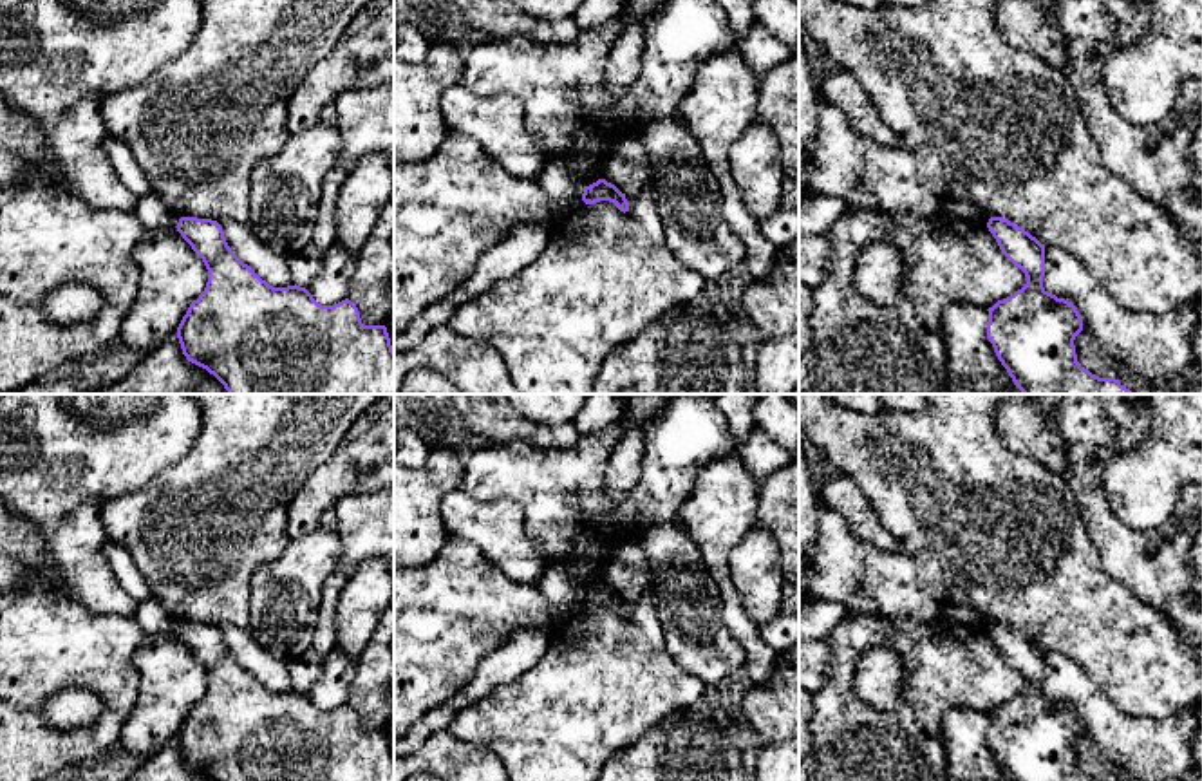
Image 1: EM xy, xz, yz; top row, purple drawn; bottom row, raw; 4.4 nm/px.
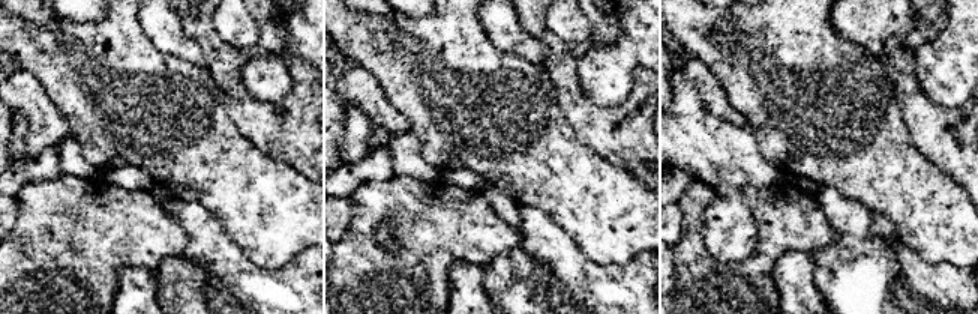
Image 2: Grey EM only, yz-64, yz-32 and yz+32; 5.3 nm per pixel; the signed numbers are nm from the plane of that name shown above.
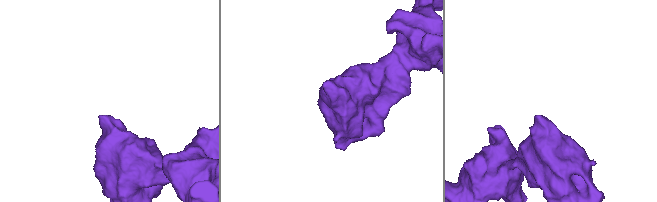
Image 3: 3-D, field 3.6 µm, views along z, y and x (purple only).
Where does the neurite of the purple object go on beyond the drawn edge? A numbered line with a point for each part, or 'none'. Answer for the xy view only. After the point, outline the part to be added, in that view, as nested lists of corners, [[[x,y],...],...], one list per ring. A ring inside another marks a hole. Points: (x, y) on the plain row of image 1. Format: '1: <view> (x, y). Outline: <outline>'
none

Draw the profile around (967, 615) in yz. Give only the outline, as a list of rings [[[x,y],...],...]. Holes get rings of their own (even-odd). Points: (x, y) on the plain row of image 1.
[[[942,604],[940,618],[954,624],[987,629],[991,620],[971,606]]]

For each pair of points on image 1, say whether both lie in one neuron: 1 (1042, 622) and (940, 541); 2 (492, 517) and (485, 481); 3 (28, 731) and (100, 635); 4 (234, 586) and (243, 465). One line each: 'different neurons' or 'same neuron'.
1: same neuron
2: different neurons
3: same neuron
4: same neuron

